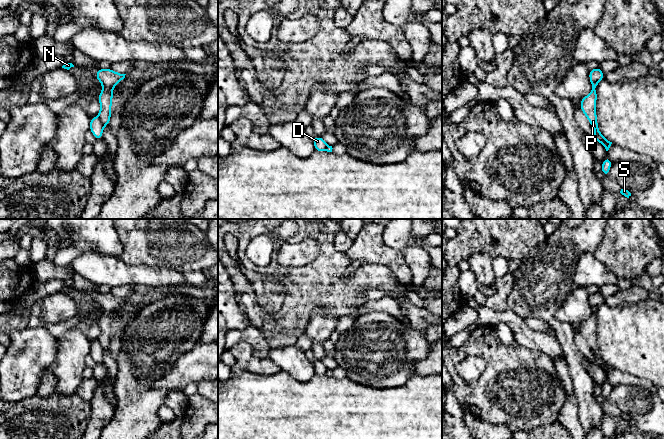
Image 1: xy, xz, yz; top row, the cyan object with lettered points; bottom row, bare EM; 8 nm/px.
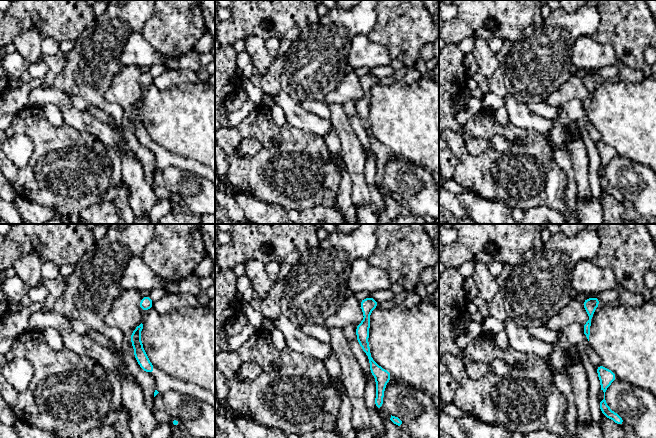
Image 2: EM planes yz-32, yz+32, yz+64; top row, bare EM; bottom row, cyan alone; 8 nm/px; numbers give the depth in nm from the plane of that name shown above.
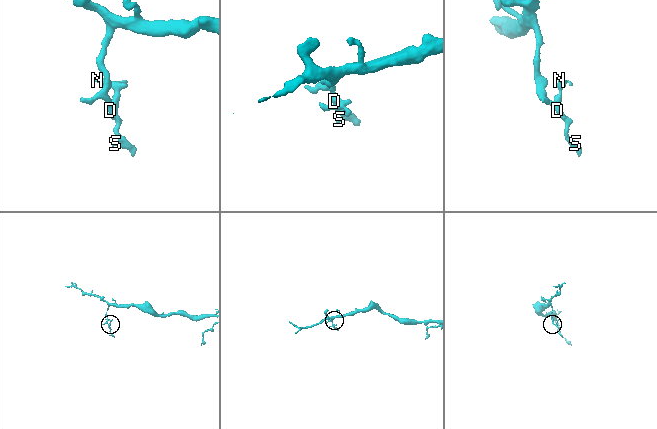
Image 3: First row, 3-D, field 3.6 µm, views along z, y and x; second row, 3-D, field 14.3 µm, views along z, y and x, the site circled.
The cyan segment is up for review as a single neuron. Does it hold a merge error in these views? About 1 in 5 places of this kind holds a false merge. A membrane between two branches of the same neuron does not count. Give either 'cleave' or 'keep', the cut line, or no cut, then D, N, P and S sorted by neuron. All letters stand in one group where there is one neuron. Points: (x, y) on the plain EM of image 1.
cleave | xy (97, 341), (103, 350) | D / N P S

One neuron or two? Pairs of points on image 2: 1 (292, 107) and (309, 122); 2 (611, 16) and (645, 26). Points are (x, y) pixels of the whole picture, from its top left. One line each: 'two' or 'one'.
1: one
2: one

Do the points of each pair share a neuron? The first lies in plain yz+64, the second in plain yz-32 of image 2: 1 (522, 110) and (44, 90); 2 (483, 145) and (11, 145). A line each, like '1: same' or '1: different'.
1: same
2: same

